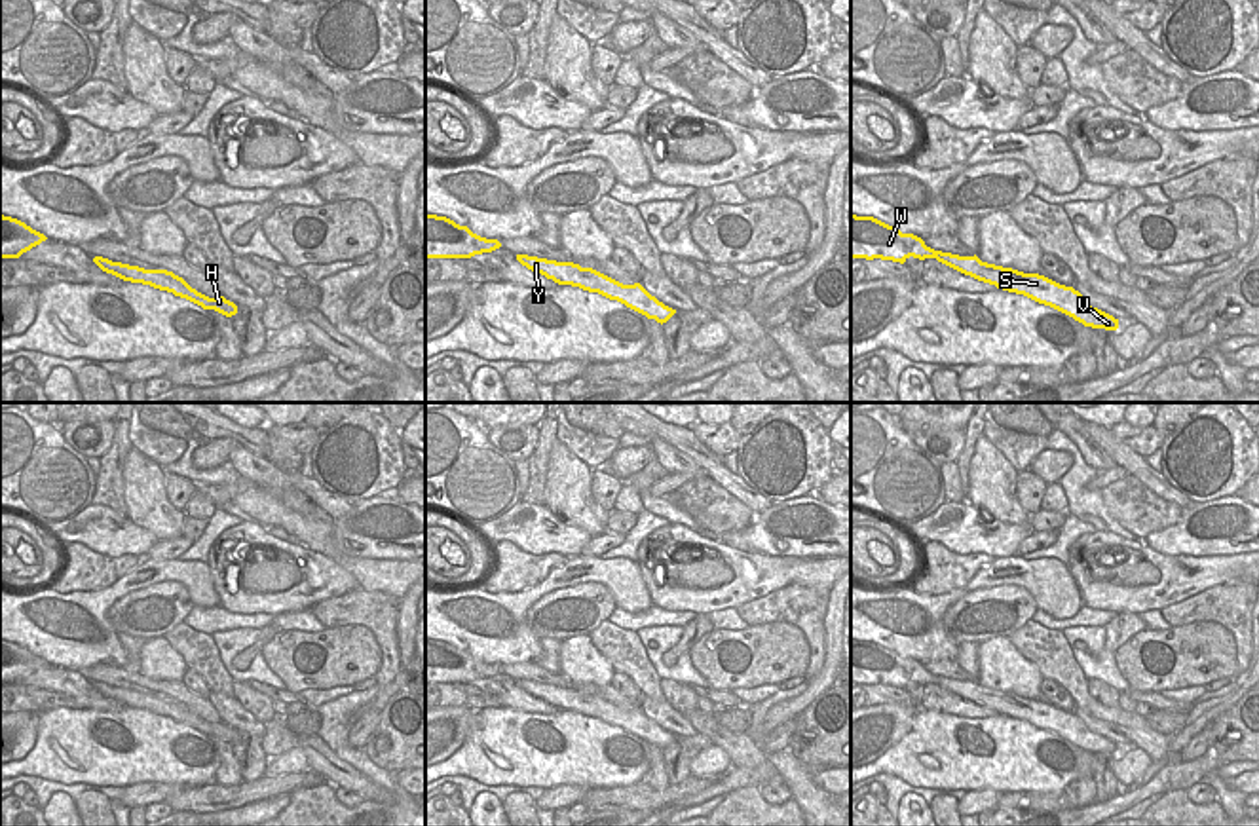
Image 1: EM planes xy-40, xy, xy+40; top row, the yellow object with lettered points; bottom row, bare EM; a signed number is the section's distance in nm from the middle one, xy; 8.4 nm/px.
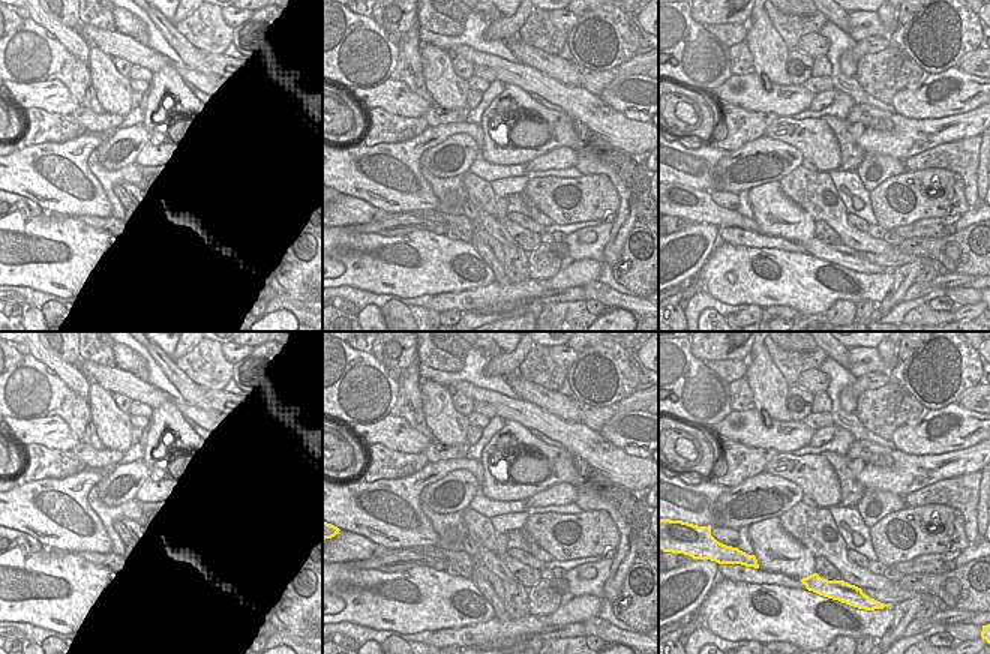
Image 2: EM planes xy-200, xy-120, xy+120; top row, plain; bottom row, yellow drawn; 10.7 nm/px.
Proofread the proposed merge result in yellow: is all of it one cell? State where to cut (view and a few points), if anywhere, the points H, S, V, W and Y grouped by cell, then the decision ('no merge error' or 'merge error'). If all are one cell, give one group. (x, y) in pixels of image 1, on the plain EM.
cut none; groups H S V W Y; no merge error

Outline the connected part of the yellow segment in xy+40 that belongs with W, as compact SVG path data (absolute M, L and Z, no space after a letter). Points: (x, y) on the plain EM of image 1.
M851 640L851 684L881 684L904 689L910 682L919 685L936 684L938 687L978 706L1050 731L1082 748L1084 752L1105 756L1118 754L1118 744L1098 733L1092 733L1073 712L1060 710L1039 699L1024 699L1012 693L987 689L976 680L959 682L934 676L913 659L902 659L894 651L889 651L874 642Z

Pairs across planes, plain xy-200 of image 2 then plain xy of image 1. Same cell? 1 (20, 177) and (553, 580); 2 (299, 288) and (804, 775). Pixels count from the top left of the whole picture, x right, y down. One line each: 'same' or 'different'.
1: same
2: different

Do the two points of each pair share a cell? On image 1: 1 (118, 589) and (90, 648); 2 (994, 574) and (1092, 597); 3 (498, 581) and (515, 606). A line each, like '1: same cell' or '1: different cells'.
1: same cell
2: different cells
3: different cells

